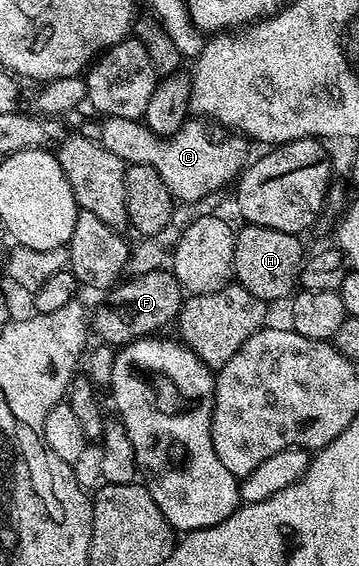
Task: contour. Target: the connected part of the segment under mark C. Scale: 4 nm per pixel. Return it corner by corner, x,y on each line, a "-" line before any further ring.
107,115
101,120
96,138
108,149
108,153
116,153
127,165
152,165
160,177
164,177
164,185
179,203
206,200
210,194
216,194
233,184
247,166
247,140
237,133
226,133
223,139
217,139
209,131
201,118
191,117
176,133
165,137
152,133
145,122
136,119
124,119
115,115

